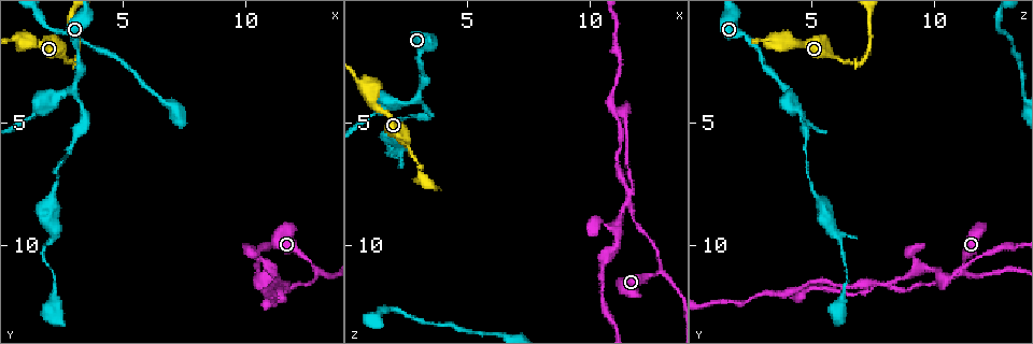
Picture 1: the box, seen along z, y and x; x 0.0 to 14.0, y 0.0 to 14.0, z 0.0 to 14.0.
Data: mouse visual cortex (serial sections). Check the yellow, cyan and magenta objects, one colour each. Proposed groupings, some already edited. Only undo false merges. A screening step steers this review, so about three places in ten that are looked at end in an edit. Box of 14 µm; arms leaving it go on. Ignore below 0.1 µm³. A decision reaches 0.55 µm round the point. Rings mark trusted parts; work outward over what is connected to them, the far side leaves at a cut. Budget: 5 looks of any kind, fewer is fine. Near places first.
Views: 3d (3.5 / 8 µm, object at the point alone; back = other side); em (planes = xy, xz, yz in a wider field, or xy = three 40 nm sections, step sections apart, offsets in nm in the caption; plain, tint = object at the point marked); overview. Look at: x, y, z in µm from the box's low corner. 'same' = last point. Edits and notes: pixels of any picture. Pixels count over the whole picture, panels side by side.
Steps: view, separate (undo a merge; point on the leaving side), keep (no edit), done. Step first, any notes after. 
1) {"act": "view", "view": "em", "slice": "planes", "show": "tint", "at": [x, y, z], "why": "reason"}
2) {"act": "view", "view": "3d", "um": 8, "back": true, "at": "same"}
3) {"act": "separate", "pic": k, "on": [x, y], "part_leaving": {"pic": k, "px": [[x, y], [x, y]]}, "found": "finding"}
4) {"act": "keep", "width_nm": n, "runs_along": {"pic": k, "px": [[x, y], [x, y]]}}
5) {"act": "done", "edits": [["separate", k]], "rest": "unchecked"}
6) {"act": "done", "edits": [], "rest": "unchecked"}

{"act": "view", "view": "3d", "um": 3.5, "at": [12.9, 10.9, 11.1], "why": "three arms meet"}

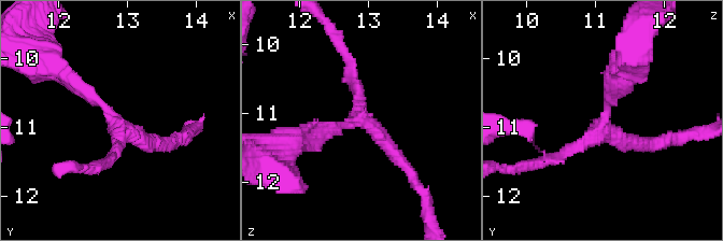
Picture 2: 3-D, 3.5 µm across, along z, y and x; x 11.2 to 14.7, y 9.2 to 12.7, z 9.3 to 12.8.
{"act": "view", "view": "em", "slice": "xy", "step": 1, "show": "tint", "at": [12.90, 10.95, 11.10], "arms": 3, "arm_widths_nm": [150, 200, 200], "why": "shape alone is not enough"}

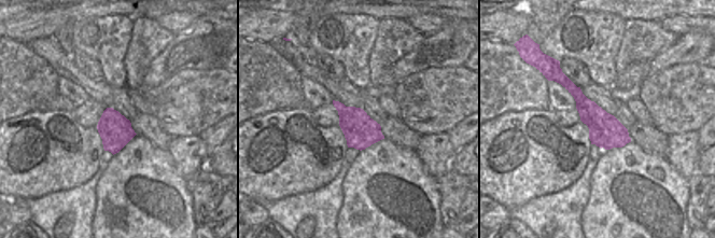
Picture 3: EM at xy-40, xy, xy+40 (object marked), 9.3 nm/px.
{"act": "keep", "runs_along": {"pic": 2, "px": [[613, 79], [603, 125], [544, 161]]}, "found": "continuous, no second cell"}

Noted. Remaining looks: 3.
{"act": "view", "view": "3d", "um": 3.5, "back": true, "at": [11.6, 11.8, 8.3], "why": "three-way junction"}

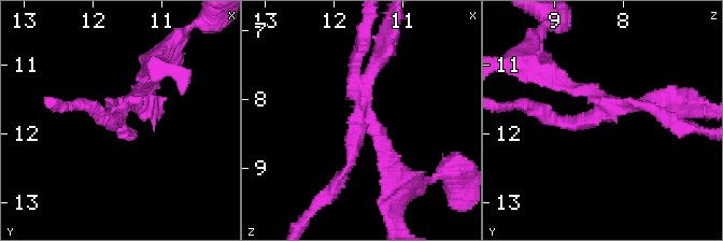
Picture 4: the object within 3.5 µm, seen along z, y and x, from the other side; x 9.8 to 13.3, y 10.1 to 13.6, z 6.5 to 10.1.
{"act": "view", "view": "em", "slice": "xy", "step": 2, "show": "tint", "at": [11.65, 11.75, 8.40], "arms": 3, "arm_widths_nm": [150, 200, 200], "why": "now the EM"}

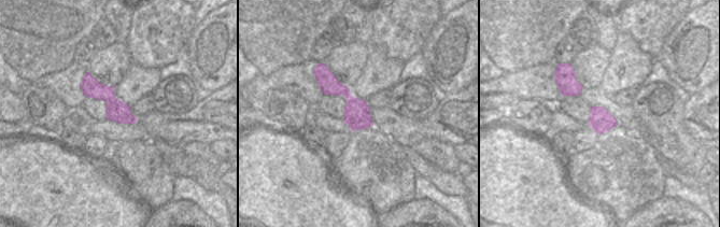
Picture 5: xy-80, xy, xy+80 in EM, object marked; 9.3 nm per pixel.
{"act": "view", "view": "em", "slice": "xy", "step": 3, "show": "tint", "at": "same", "why": "cut it another way"}

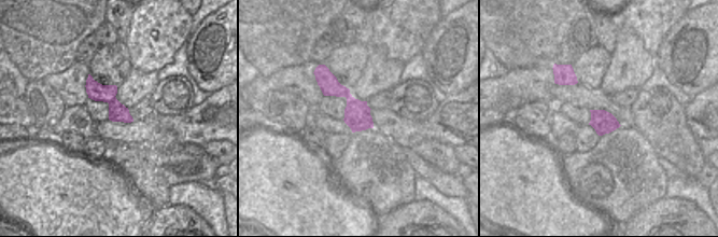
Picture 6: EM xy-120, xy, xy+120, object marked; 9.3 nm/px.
{"act": "keep", "width_nm": 240, "runs_along": {"pic": 4, "px": [[94, 109], [114, 123], [147, 83]]}, "found": "all the same cell"}

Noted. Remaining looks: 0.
{"act": "done", "edits": [], "rest": "unchecked"}

